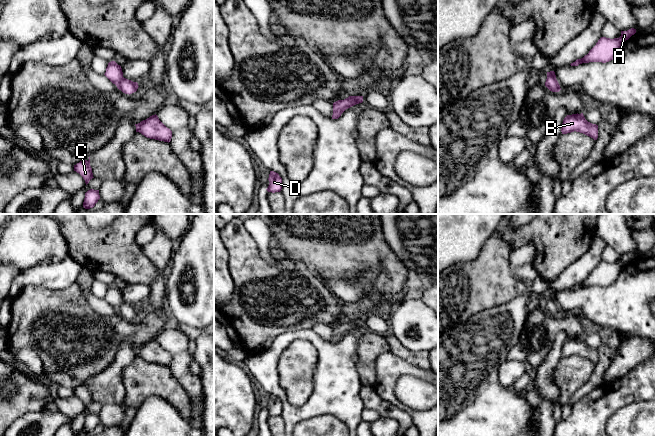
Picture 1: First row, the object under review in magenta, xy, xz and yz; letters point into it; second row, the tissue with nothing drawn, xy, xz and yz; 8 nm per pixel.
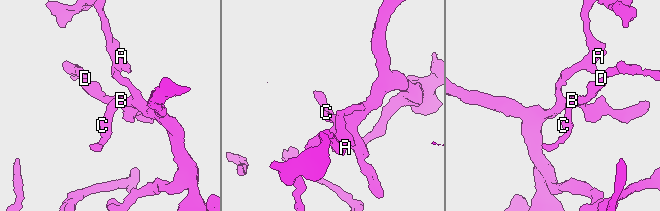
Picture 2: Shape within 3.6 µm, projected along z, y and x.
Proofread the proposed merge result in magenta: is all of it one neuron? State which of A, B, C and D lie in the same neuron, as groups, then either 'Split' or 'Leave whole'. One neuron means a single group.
Groups: A B C D. Leave whole

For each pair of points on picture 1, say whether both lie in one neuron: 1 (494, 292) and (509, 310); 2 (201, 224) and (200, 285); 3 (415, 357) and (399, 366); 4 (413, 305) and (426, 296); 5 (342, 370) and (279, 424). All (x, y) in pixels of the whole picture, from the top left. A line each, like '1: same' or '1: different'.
1: different
2: same
3: different
4: different
5: different

